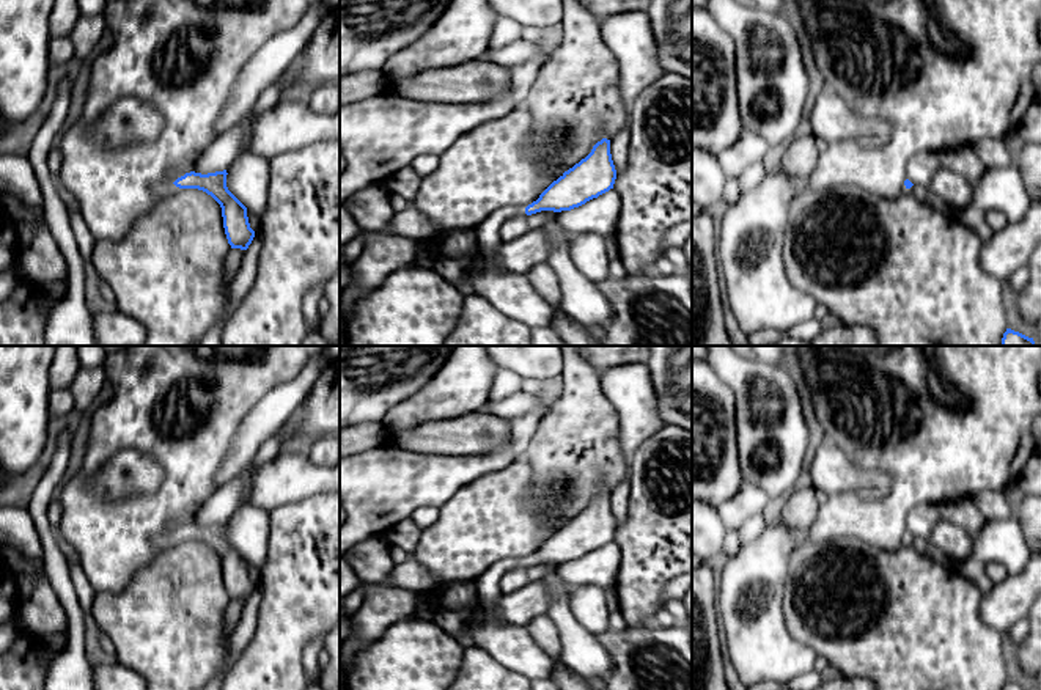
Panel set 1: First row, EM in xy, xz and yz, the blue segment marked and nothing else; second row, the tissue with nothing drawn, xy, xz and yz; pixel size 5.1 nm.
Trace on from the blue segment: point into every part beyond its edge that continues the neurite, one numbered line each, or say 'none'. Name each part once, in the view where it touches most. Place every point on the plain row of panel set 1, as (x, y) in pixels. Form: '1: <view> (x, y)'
none

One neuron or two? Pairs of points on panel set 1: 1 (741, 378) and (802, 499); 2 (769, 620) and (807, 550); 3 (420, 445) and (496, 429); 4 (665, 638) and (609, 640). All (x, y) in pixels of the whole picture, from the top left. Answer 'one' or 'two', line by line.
1: two
2: two
3: one
4: one

